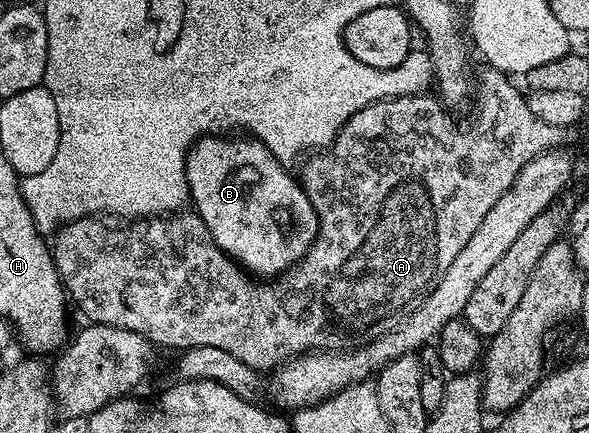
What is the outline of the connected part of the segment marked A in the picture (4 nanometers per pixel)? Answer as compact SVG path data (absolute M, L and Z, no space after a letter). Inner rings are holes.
M486 67L484 69L482 86L479 89L477 86L476 89L476 95L478 91L478 114L475 115L471 125L457 125L450 118L451 110L437 96L434 96L435 98L426 97L430 95L420 92L413 93L410 97L388 97L385 101L377 101L356 111L356 115L352 115L348 123L344 123L344 127L338 131L334 144L325 151L311 156L314 158L303 167L302 177L300 173L300 184L318 216L318 237L301 262L281 279L273 283L263 283L247 273L238 262L233 261L215 243L208 227L197 212L178 211L173 215L134 219L123 224L126 225L123 229L109 229L102 222L105 220L91 215L82 218L81 221L65 222L52 237L54 266L62 276L62 285L66 288L69 300L73 304L74 301L78 304L78 309L86 316L87 322L108 327L124 327L124 331L136 331L136 335L144 335L144 339L148 339L155 347L163 345L166 349L178 349L177 351L196 347L220 347L220 351L228 351L228 355L240 359L240 363L244 363L255 371L277 370L291 357L300 357L303 353L311 351L356 349L373 341L375 337L381 337L384 329L378 324L388 320L393 313L398 313L401 309L409 310L442 276L442 273L448 267L452 267L452 261L456 259L456 255L460 255L460 251L464 251L464 245L468 243L468 239L472 239L476 227L484 223L484 215L488 215L488 211L496 207L500 195L504 195L504 191L512 187L516 175L520 175L525 165L542 153L547 153L549 149L557 149L567 144L565 142L566 133L568 133L567 126L544 123L544 119L534 114L529 100L524 93L522 97L521 91L510 82L513 80L507 74L502 73L498 68Z

